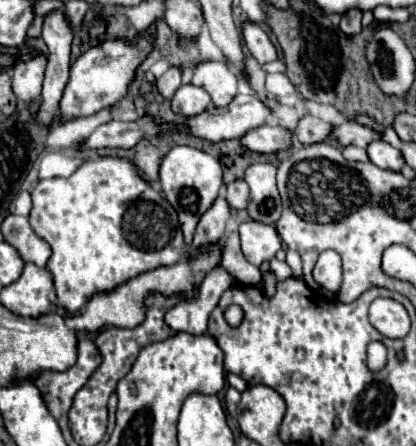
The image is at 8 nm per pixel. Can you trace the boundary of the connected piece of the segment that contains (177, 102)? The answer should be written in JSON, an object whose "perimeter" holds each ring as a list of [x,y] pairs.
{"perimeter":[[[182,85],[172,97],[172,111],[184,117],[198,115],[210,105],[210,95],[196,85]]]}

